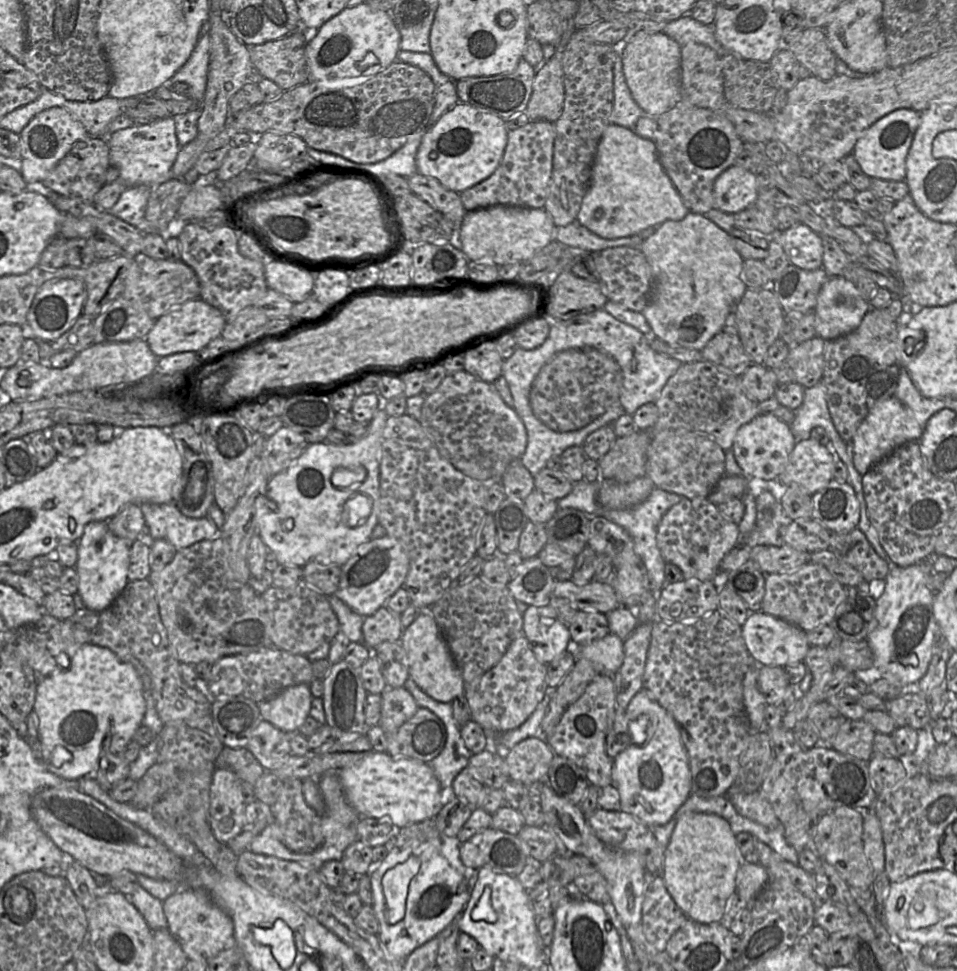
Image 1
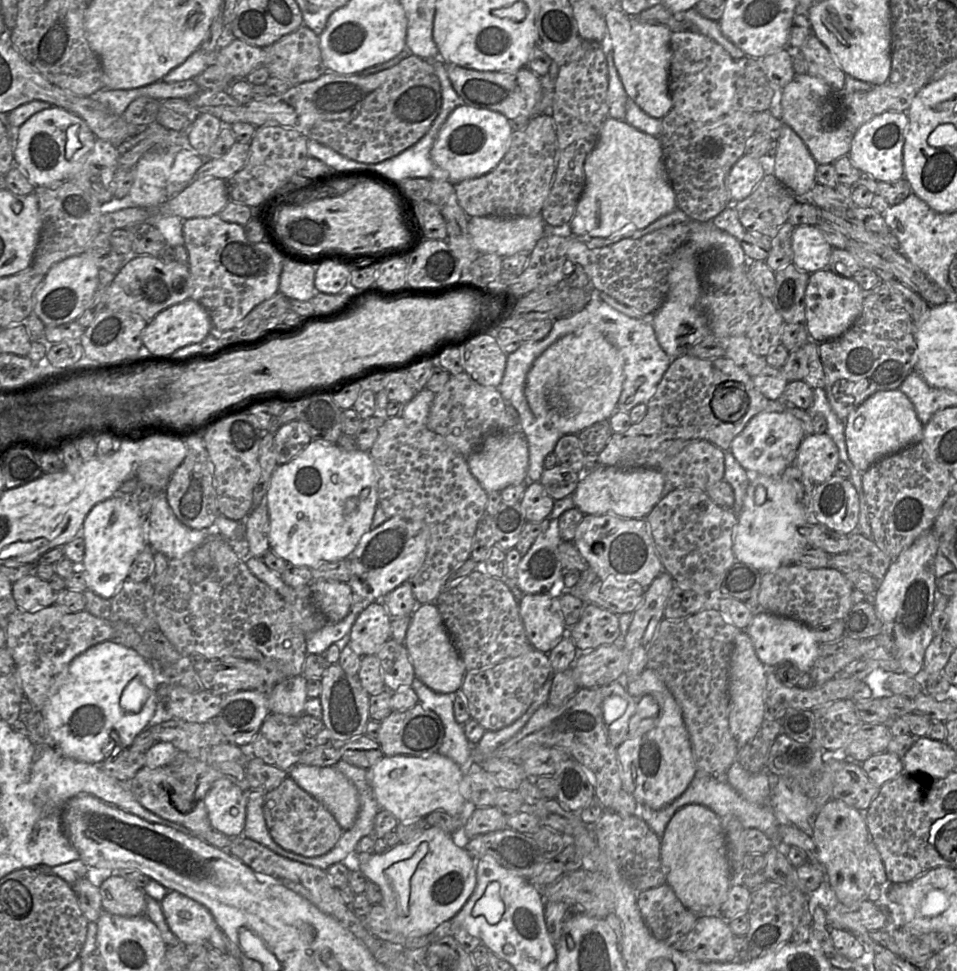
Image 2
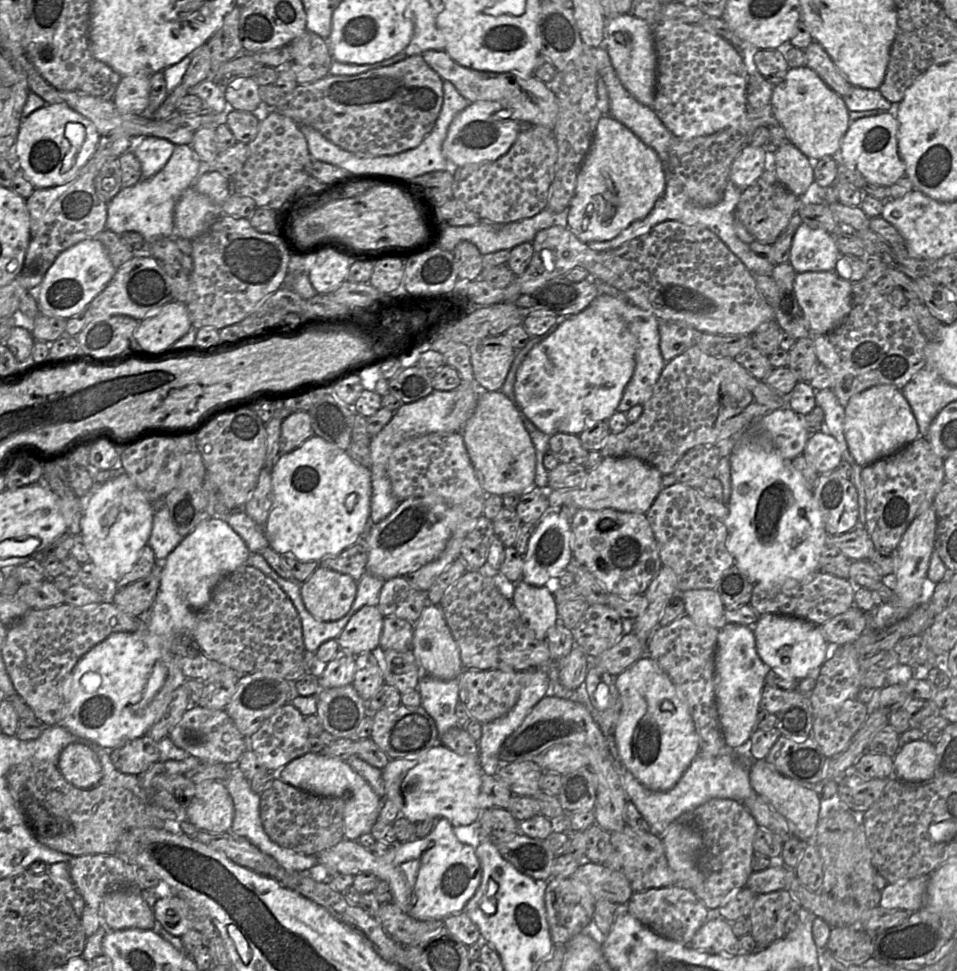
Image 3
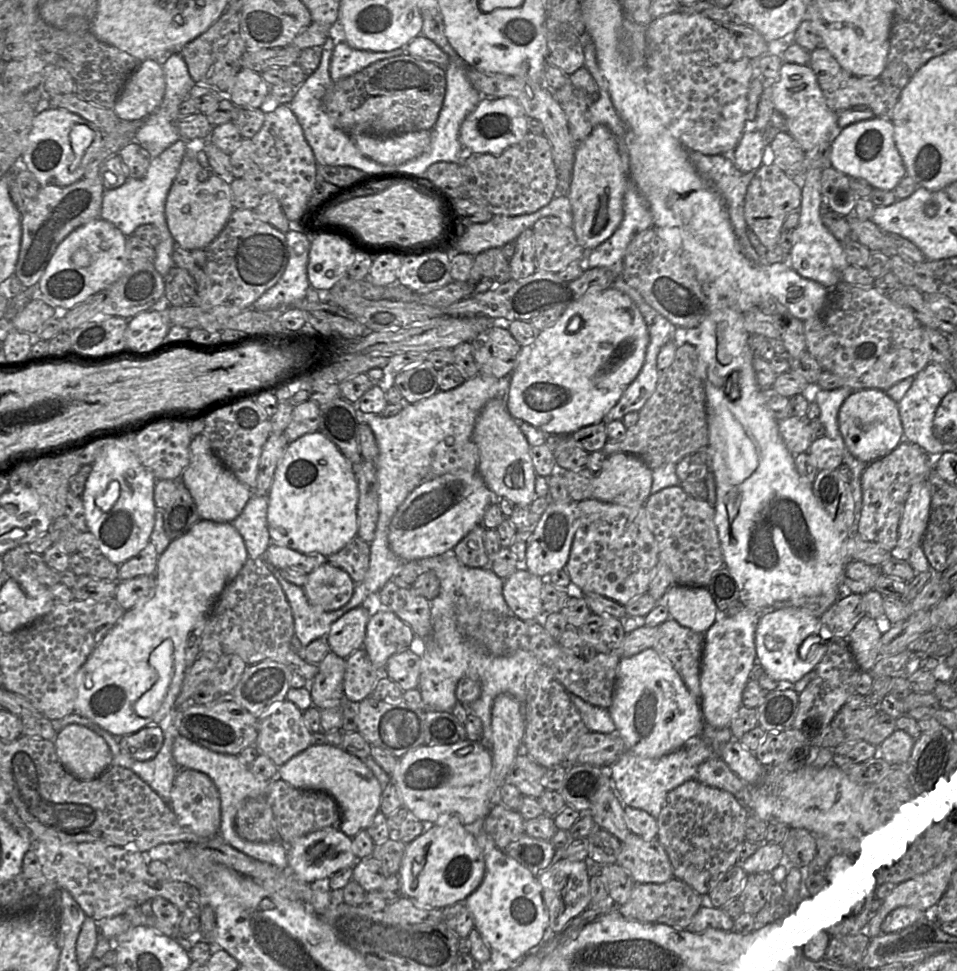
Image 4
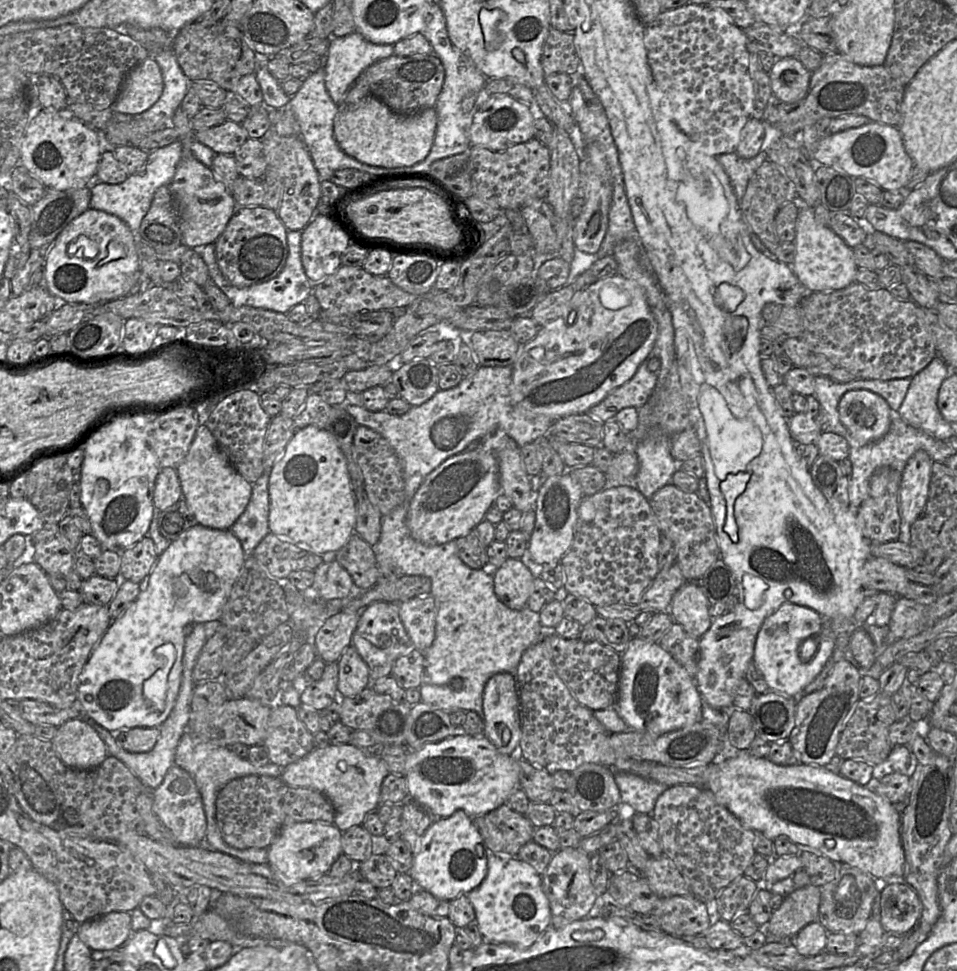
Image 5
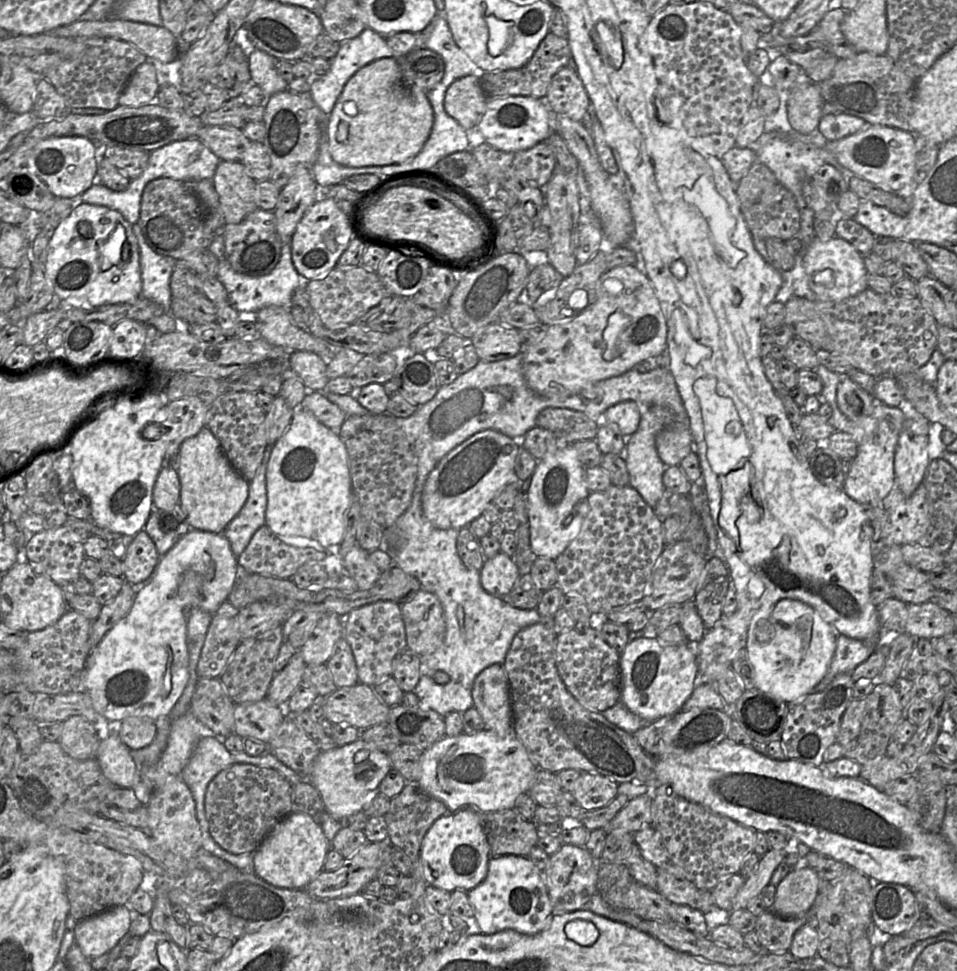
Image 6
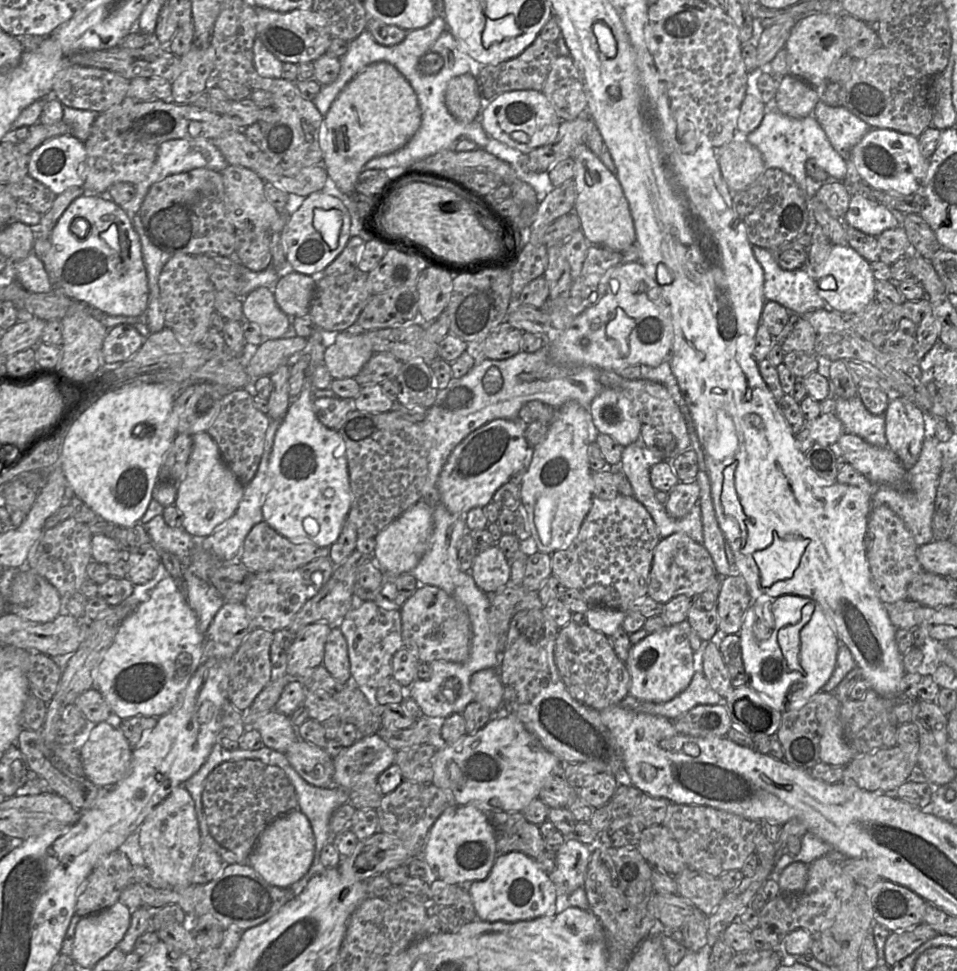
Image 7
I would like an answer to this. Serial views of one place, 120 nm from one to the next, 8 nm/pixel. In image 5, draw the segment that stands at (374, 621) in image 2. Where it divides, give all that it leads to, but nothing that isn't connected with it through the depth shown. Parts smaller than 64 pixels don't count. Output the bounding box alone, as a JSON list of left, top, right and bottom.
[314,611,359,663]

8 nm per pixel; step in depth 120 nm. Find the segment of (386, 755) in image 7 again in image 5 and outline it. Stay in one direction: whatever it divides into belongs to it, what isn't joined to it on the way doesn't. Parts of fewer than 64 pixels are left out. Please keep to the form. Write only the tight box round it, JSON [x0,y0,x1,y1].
[280,743,389,832]

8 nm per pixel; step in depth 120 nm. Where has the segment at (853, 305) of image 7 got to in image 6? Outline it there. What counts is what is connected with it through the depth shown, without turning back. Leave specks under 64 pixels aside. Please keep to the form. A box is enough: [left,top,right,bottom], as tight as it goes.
[804,236,868,301]

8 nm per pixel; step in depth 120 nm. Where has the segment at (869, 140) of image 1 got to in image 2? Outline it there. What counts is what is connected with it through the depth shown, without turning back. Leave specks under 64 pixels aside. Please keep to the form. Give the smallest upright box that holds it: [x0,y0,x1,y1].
[848,111,908,183]

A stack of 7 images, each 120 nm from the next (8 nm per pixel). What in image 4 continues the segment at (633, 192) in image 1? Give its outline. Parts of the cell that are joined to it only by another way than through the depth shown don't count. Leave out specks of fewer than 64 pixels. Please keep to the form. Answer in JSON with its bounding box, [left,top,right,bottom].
[568,125,628,250]

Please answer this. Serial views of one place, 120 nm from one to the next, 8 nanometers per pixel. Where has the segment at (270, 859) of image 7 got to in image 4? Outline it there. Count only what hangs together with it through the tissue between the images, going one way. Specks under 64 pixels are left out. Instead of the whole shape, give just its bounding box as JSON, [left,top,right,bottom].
[288,828,358,883]

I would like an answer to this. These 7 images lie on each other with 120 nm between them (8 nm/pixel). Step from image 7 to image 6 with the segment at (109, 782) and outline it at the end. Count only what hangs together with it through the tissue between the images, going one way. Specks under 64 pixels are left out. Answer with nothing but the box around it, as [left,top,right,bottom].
[95,733,142,788]

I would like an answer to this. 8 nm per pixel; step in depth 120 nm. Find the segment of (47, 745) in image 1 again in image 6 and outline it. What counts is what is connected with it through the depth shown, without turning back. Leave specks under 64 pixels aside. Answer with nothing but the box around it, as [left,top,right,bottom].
[82,529,238,721]

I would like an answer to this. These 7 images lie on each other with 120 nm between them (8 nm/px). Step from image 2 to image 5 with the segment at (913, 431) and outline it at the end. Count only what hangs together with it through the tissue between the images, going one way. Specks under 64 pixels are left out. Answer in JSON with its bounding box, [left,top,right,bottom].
[838,389,892,445]

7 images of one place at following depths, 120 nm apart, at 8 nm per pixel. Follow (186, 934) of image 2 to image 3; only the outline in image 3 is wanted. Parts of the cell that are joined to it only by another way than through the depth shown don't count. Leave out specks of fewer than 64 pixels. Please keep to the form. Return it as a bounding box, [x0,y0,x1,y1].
[153,896,189,937]

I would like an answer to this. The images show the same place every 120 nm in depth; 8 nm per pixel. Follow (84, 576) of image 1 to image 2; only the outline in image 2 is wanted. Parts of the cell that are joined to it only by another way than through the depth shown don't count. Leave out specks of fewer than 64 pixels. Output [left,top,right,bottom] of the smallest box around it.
[82,496,146,599]

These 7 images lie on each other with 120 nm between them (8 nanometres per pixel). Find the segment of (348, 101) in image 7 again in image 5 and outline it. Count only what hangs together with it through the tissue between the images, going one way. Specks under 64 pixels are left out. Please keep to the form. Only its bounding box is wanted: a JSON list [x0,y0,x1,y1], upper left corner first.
[333,96,437,167]

